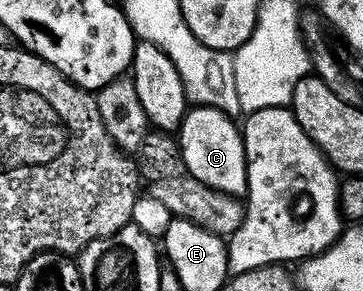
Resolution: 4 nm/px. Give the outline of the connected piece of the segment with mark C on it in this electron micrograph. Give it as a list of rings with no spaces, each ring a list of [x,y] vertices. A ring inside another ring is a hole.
[[[189,107],[178,129],[178,139],[187,175],[229,198],[240,198],[248,191],[248,171],[244,138],[237,121],[222,110]]]

